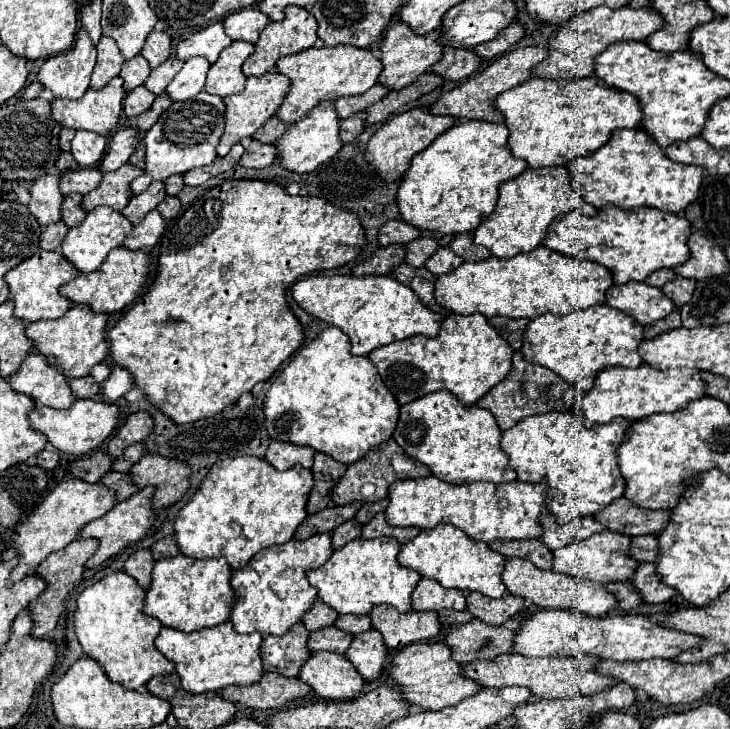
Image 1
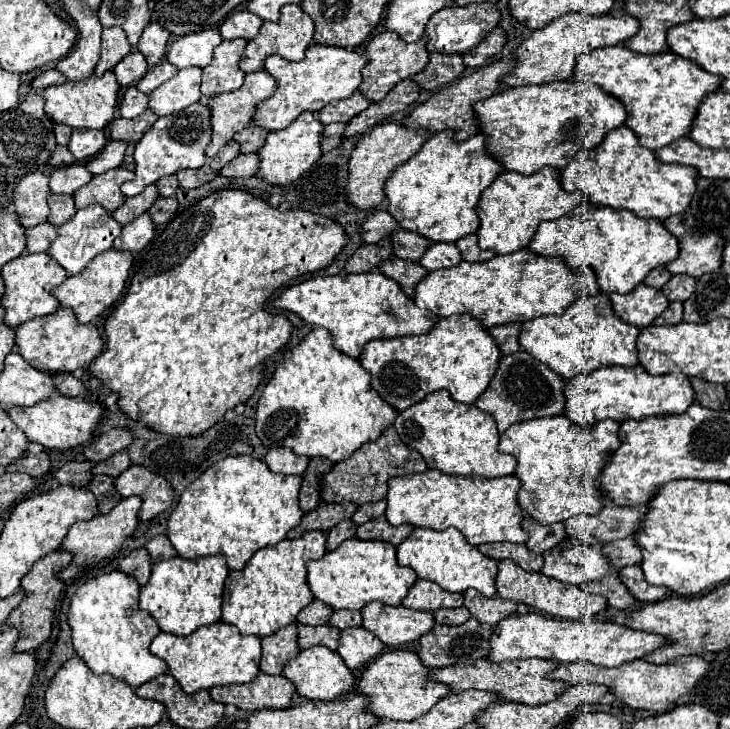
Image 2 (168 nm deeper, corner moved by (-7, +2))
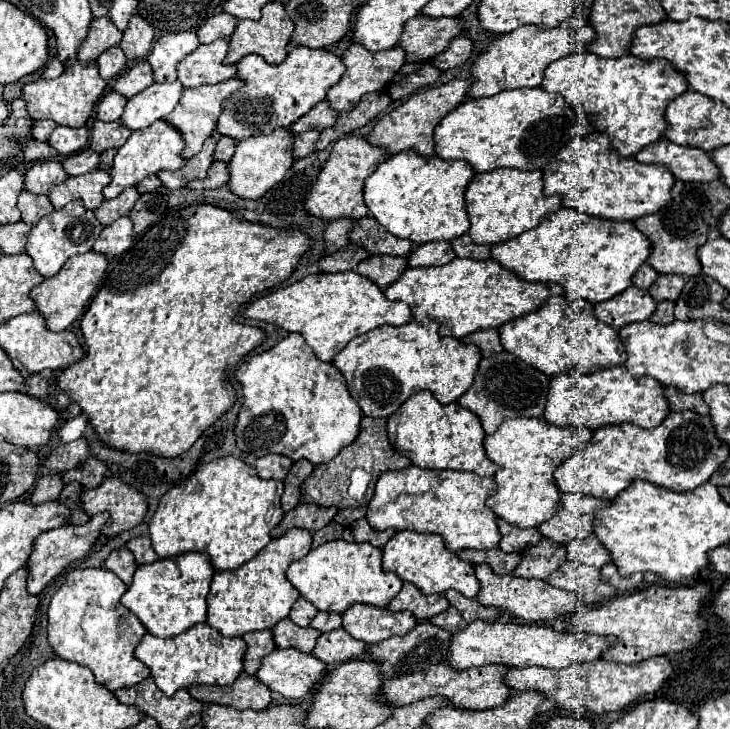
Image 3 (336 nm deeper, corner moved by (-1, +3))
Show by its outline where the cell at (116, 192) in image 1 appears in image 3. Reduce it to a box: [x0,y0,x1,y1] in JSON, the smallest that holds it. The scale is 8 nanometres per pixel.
[48,170,110,210]

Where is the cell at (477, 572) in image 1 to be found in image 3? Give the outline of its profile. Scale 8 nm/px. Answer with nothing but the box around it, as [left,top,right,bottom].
[382,530,478,598]

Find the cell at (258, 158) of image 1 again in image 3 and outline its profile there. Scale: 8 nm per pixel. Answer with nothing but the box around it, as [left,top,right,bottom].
[202,162,228,188]

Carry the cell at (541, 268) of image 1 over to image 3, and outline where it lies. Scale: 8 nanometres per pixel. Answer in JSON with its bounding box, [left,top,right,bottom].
[386,258,564,338]

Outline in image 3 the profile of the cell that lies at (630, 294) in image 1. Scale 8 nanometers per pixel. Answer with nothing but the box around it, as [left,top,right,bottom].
[594,286,656,330]

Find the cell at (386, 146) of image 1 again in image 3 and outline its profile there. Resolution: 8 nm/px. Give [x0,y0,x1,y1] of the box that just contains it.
[306,136,388,222]

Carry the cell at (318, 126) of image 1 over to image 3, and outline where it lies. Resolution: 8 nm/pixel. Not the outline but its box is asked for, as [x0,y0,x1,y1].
[228,128,294,200]

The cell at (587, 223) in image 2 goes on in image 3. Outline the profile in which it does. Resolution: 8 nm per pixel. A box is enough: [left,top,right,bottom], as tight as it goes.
[490,208,650,304]

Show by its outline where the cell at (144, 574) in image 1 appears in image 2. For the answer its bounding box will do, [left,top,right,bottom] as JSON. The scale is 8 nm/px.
[120,547,152,585]

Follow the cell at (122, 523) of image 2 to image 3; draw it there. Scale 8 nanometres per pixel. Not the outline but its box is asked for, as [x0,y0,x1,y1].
[26,512,108,596]

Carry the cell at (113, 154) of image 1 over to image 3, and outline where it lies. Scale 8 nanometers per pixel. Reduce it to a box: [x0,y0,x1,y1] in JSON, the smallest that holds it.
[62,148,100,176]

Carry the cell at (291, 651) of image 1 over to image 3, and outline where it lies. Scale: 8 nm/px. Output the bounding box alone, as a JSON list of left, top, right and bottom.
[242,630,276,676]

